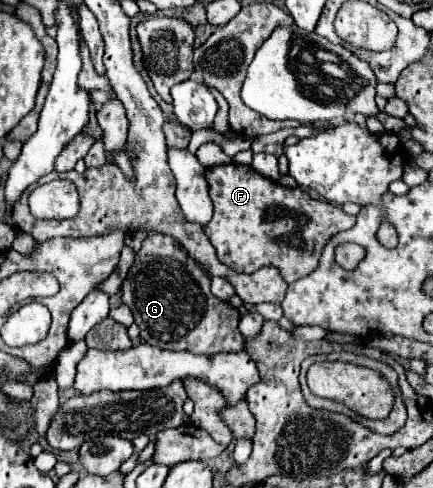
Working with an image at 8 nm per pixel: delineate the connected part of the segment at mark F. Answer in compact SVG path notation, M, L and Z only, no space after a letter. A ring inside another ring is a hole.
M228 163L208 167L206 179L214 203L214 217L204 231L218 259L236 273L254 273L264 265L274 265L286 283L294 283L314 271L326 239L356 223L356 217L344 213L342 207L312 199L300 187L282 187L250 165Z

